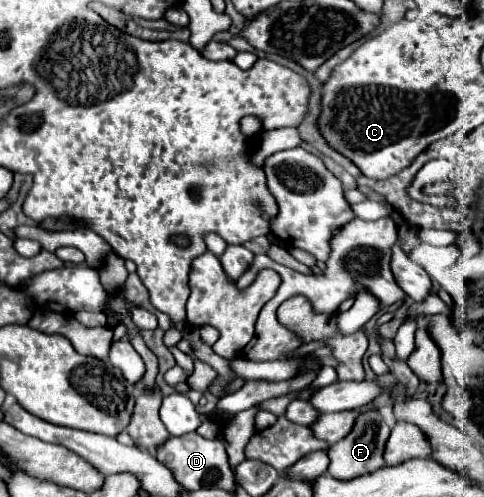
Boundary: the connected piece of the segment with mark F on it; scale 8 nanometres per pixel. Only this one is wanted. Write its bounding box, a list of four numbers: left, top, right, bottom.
[328,409,390,479]

